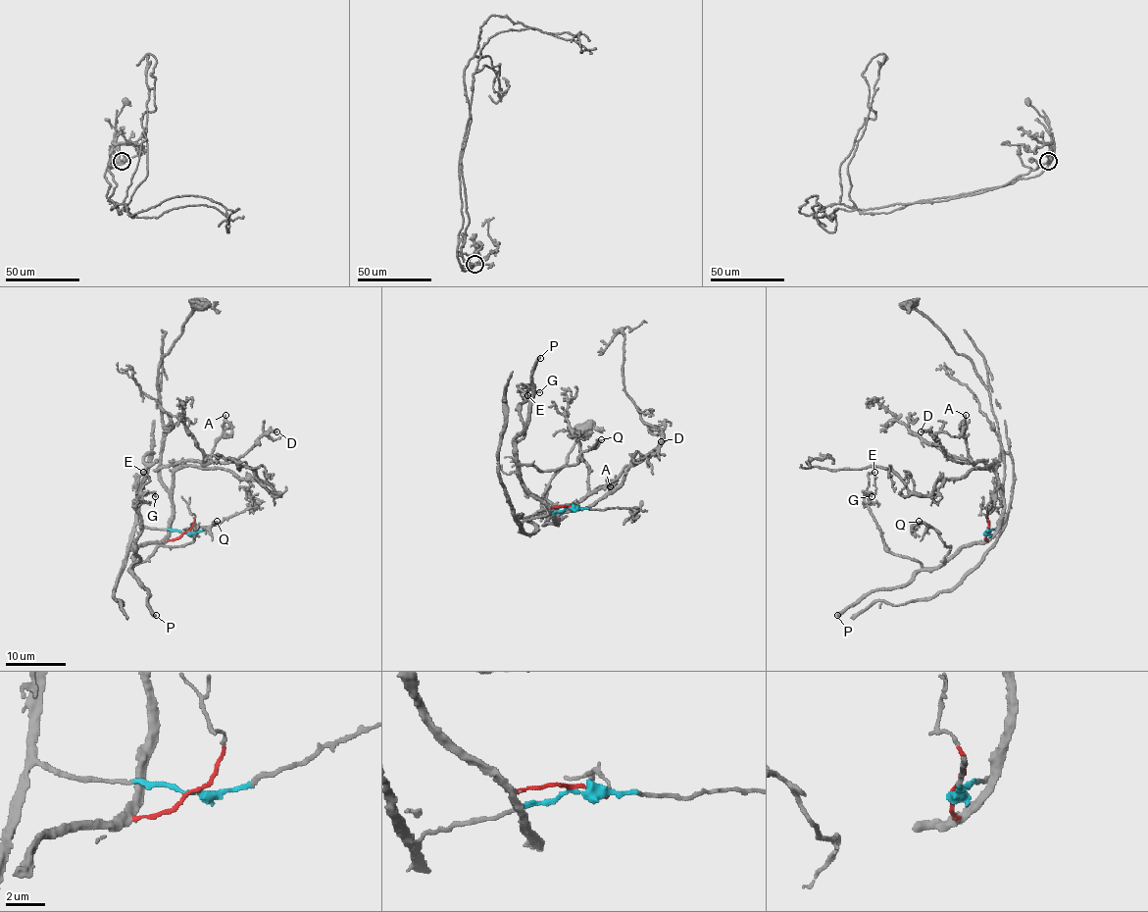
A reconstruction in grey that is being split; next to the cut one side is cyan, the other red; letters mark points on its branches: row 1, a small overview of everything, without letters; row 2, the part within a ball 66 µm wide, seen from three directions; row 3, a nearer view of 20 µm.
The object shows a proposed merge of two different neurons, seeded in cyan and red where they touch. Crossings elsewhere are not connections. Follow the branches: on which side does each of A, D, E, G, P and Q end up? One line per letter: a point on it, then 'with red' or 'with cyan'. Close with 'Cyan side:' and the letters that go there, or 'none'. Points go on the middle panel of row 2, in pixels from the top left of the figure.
A: place (610, 486); with cyan
D: place (661, 441); with cyan
E: place (527, 395); with red
G: place (539, 392); with red
P: place (540, 358); with red
Q: place (601, 439); with red
Cyan side: A, D

